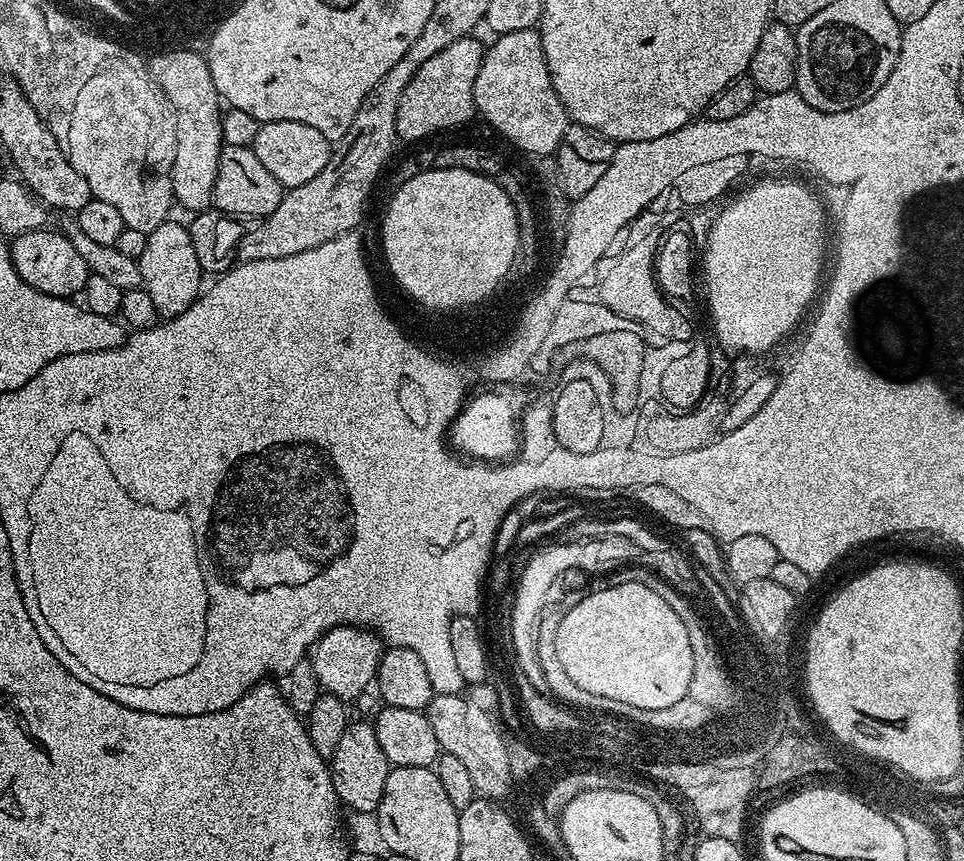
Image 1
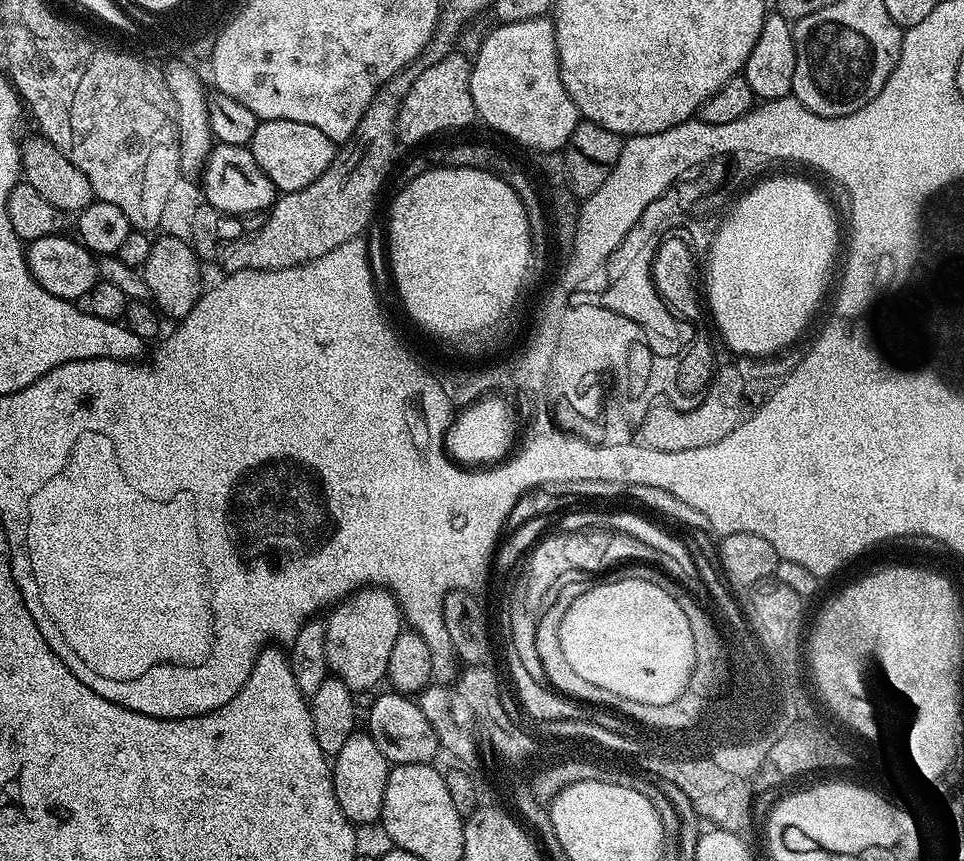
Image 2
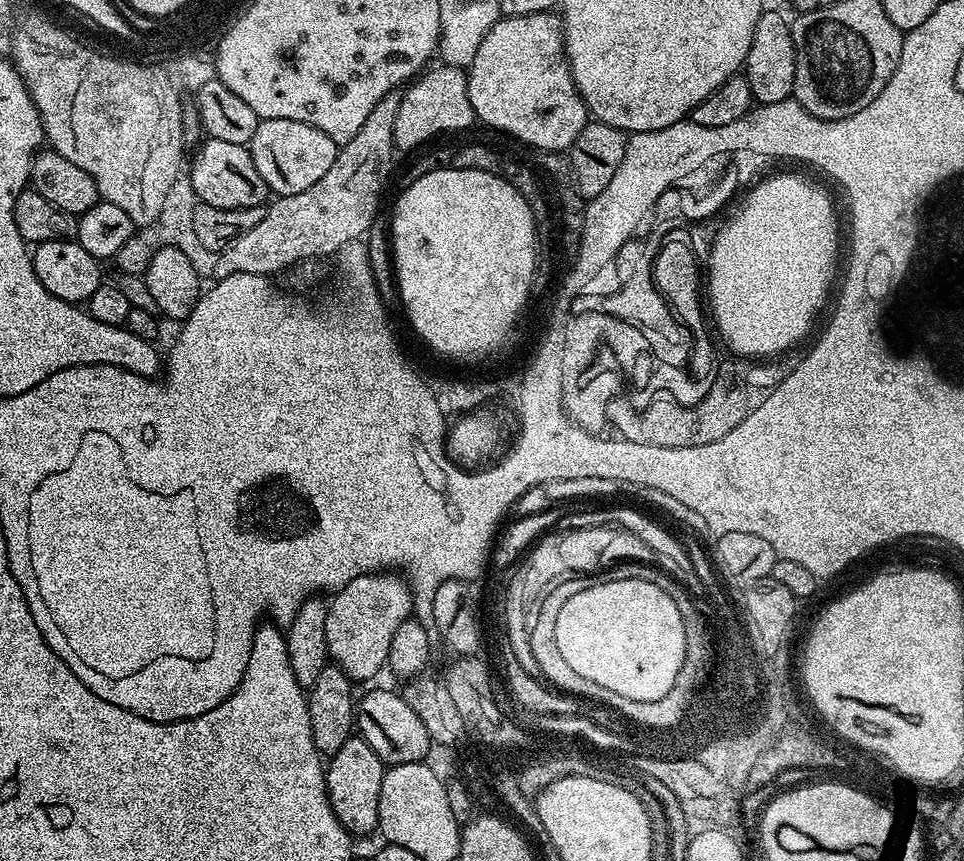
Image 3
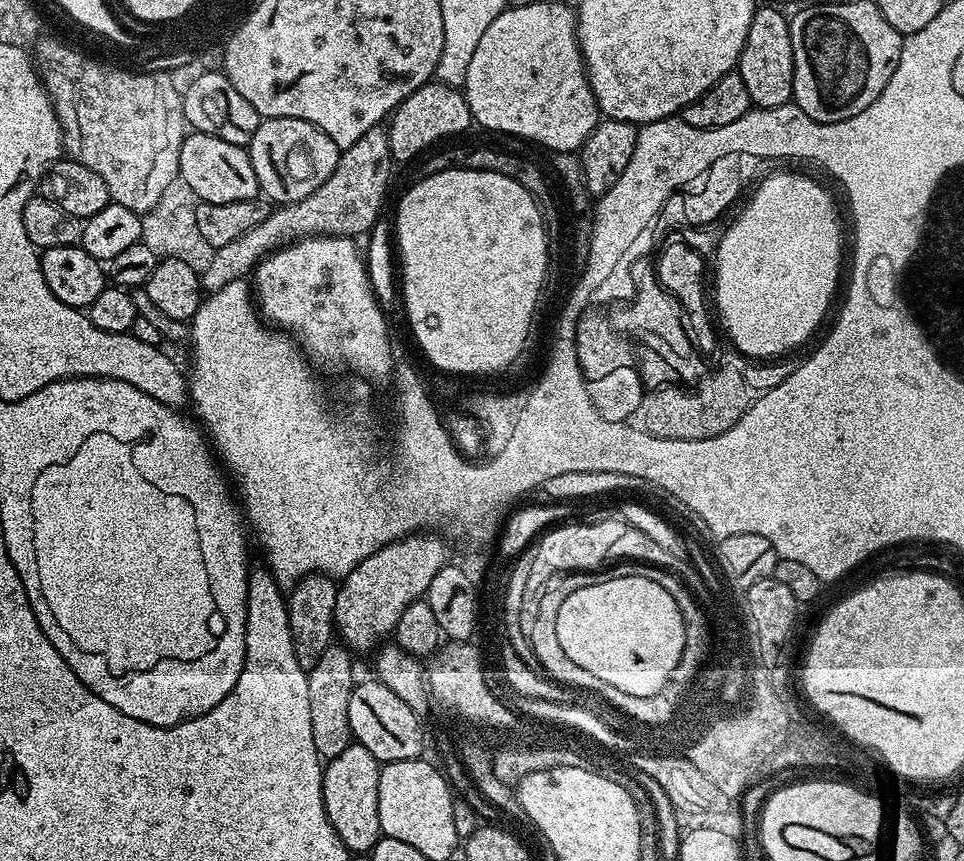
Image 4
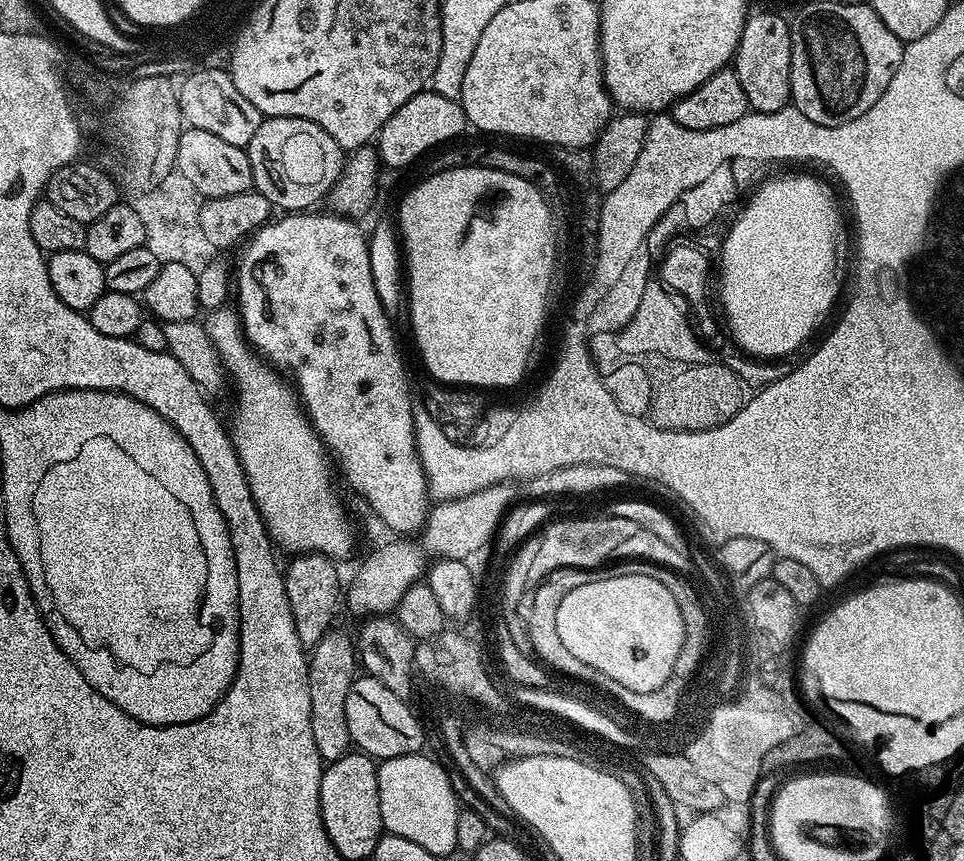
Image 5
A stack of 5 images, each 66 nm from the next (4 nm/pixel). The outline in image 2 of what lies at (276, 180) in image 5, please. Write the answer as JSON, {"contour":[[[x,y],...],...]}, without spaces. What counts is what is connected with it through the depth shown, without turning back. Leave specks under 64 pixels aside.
{"contour":[[[260,120],[250,147],[258,166],[262,166],[266,178],[270,178],[280,194],[302,190],[313,184],[330,166],[338,151],[337,145],[326,138],[318,126],[306,126],[306,122],[289,120]]]}

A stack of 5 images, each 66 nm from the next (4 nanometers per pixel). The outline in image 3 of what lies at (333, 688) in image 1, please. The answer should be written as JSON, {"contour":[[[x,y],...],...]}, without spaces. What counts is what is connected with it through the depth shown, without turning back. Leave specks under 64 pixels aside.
{"contour":[[[388,570],[365,572],[331,597],[326,614],[326,646],[331,663],[353,682],[372,680],[385,671],[398,626],[414,612],[409,585]]]}

